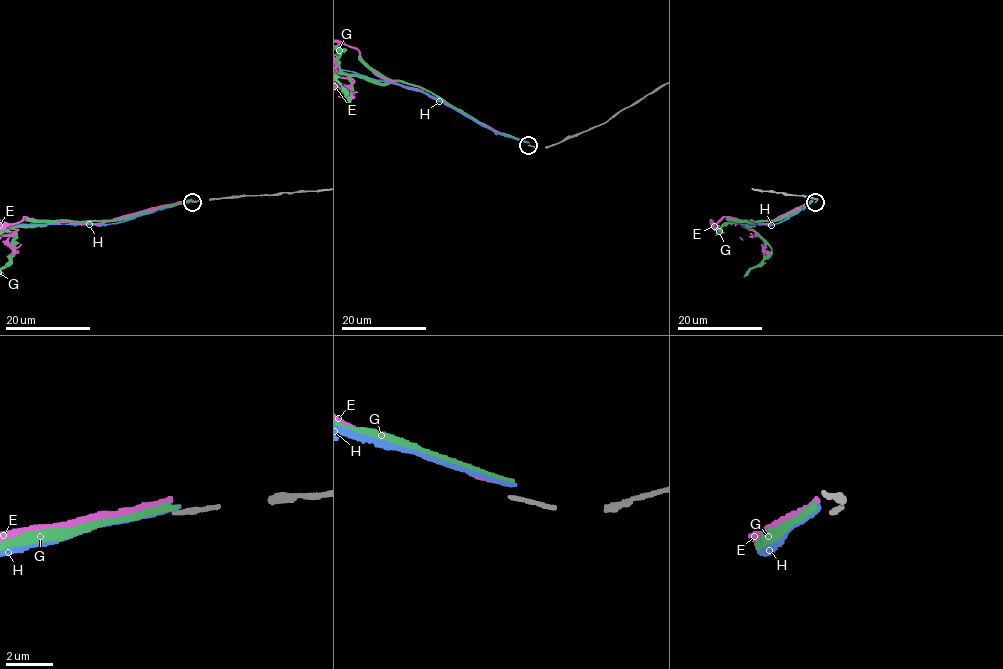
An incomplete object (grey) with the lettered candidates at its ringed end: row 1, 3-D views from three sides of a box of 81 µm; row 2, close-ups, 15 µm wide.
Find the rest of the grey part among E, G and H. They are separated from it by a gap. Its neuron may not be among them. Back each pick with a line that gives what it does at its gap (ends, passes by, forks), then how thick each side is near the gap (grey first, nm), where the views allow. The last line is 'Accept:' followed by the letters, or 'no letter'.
Accept: no letter

